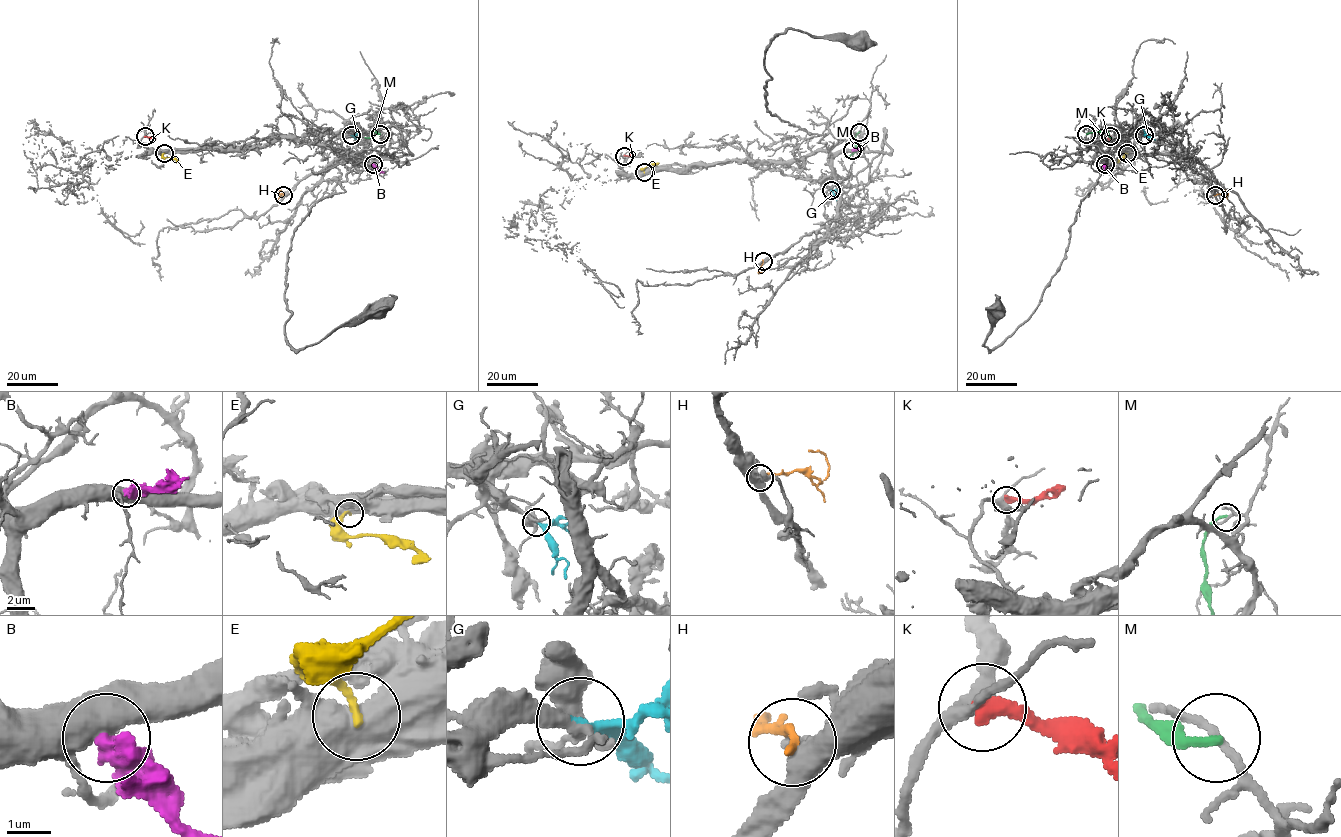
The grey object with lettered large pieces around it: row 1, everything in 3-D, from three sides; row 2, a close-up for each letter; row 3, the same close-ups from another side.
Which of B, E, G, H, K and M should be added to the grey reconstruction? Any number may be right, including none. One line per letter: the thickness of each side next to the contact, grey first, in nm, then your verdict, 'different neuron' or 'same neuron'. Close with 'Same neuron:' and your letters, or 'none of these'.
B: calibres 550 and 550 nm; different neuron
E: calibres 900 and 150 nm; different neuron
G: calibres 260 and 200 nm; same neuron
H: calibres 400 and 180 nm; different neuron
K: calibres 340 and 400 nm; different neuron
M: calibres 180 and 200 nm; different neuron
Same neuron: G

